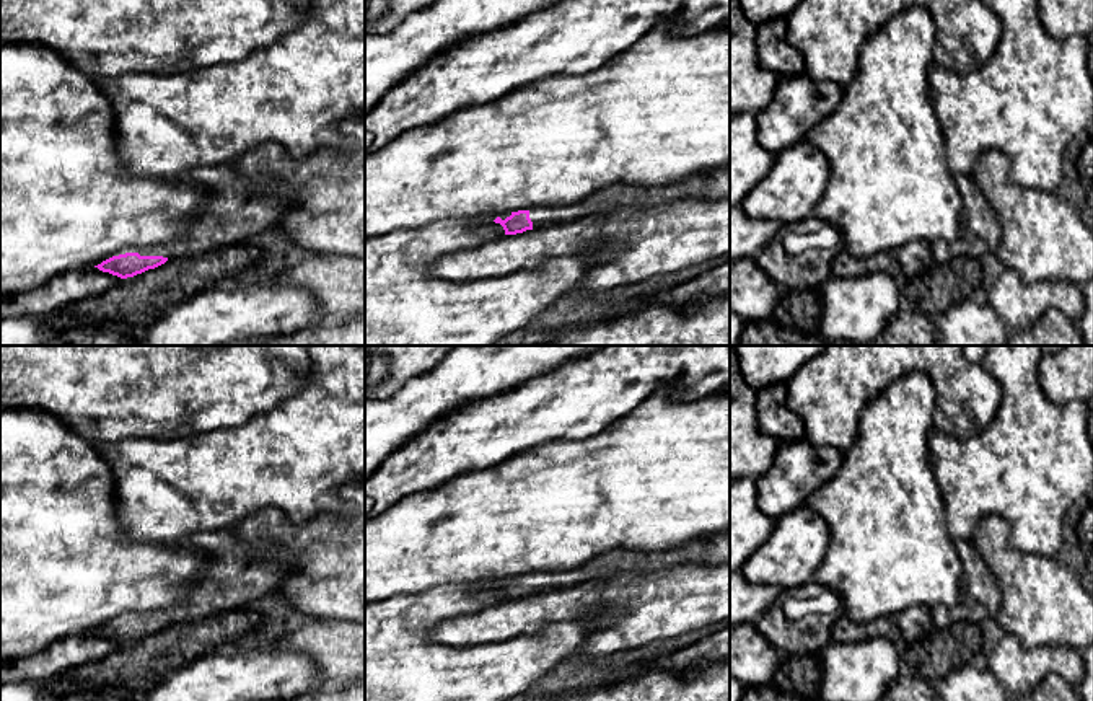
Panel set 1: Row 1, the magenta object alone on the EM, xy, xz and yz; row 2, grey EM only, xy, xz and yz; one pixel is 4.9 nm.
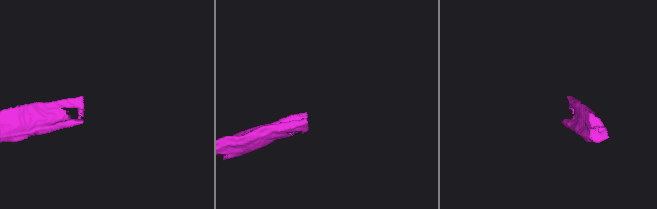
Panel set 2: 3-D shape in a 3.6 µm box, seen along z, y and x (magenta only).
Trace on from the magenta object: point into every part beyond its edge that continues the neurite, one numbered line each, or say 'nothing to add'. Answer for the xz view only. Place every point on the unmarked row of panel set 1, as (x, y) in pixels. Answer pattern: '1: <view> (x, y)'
1: xz (714, 548)

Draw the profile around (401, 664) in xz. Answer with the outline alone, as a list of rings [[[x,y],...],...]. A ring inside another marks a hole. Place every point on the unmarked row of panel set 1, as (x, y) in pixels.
[[[498,579],[471,584],[446,584],[417,595],[394,595],[384,602],[365,605],[365,701],[508,701],[526,691],[551,670],[575,657],[582,642],[596,629],[617,619],[616,611],[573,621],[557,621],[534,636],[474,647],[451,647],[433,642],[428,636],[443,621],[476,615],[487,606],[505,602],[494,585]]]

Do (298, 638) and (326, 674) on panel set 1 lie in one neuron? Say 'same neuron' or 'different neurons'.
same neuron

